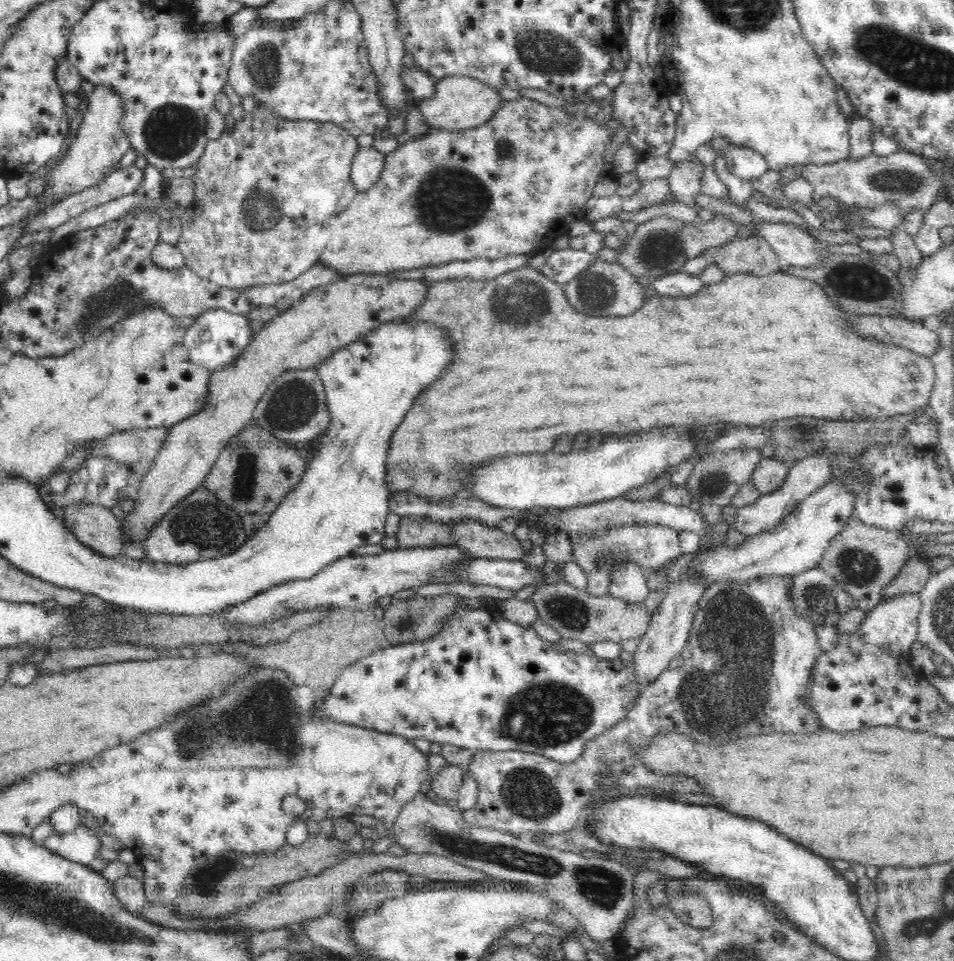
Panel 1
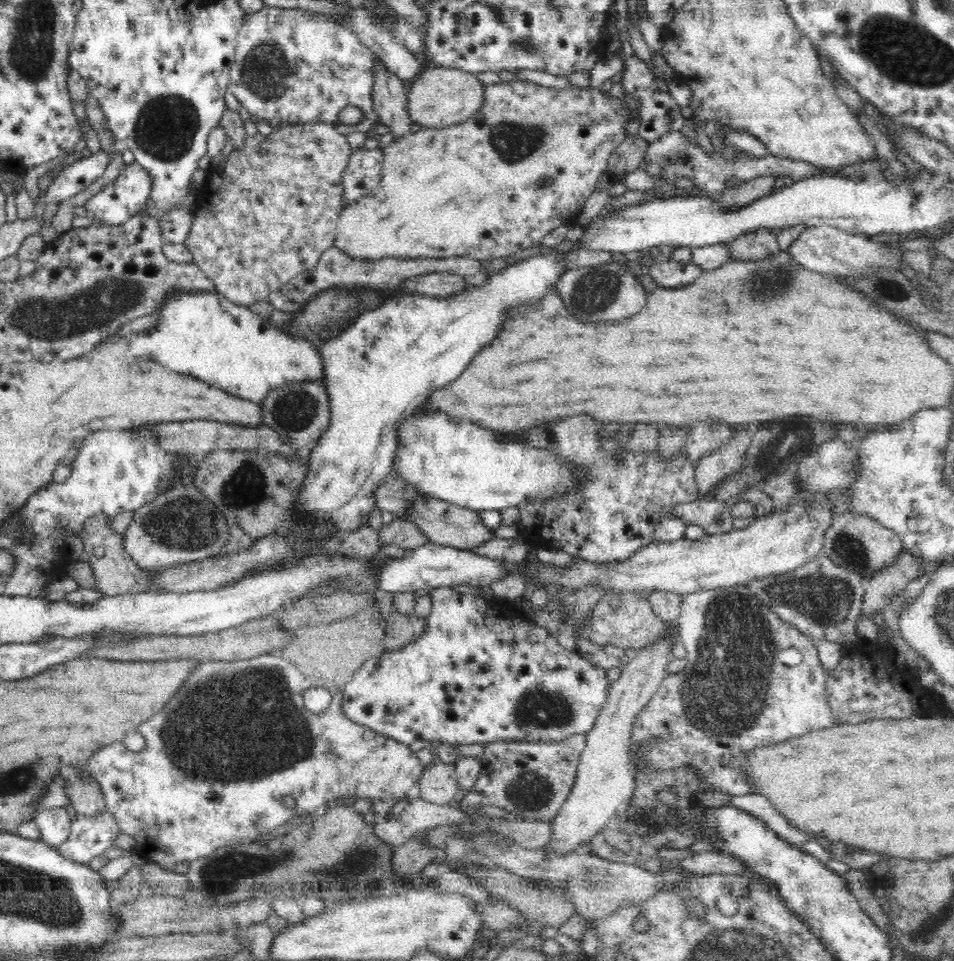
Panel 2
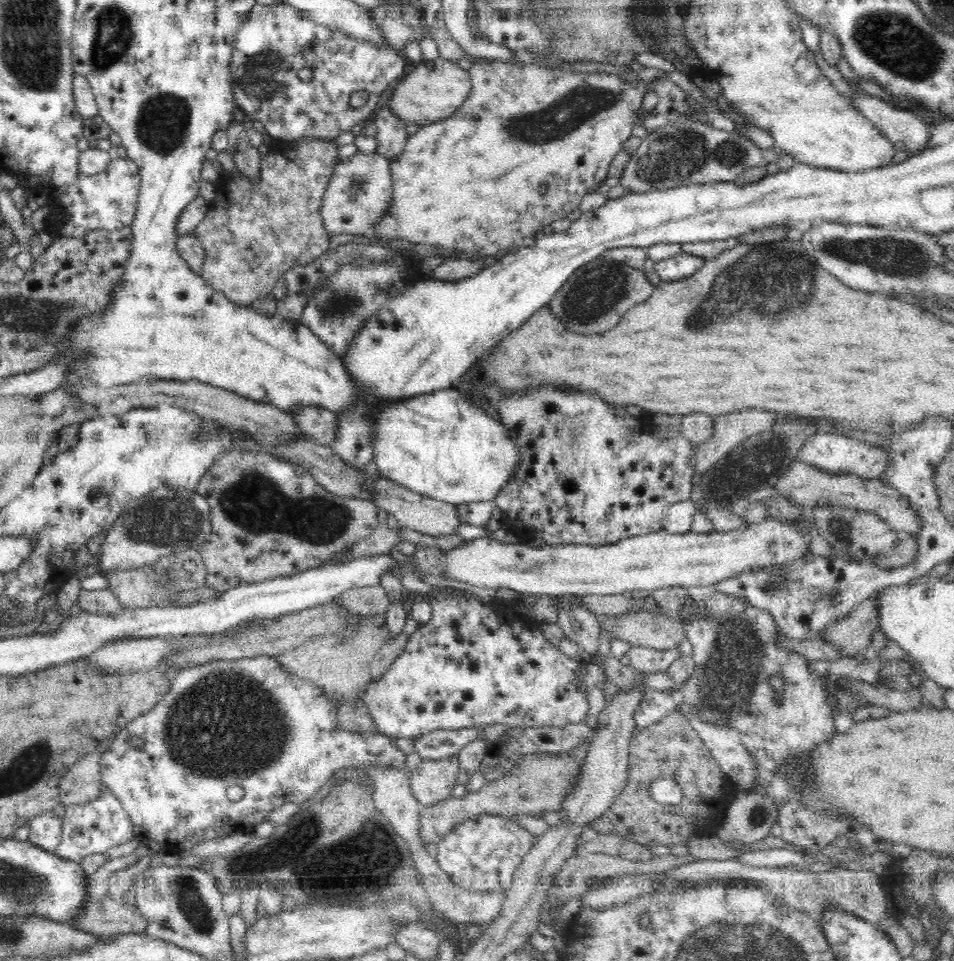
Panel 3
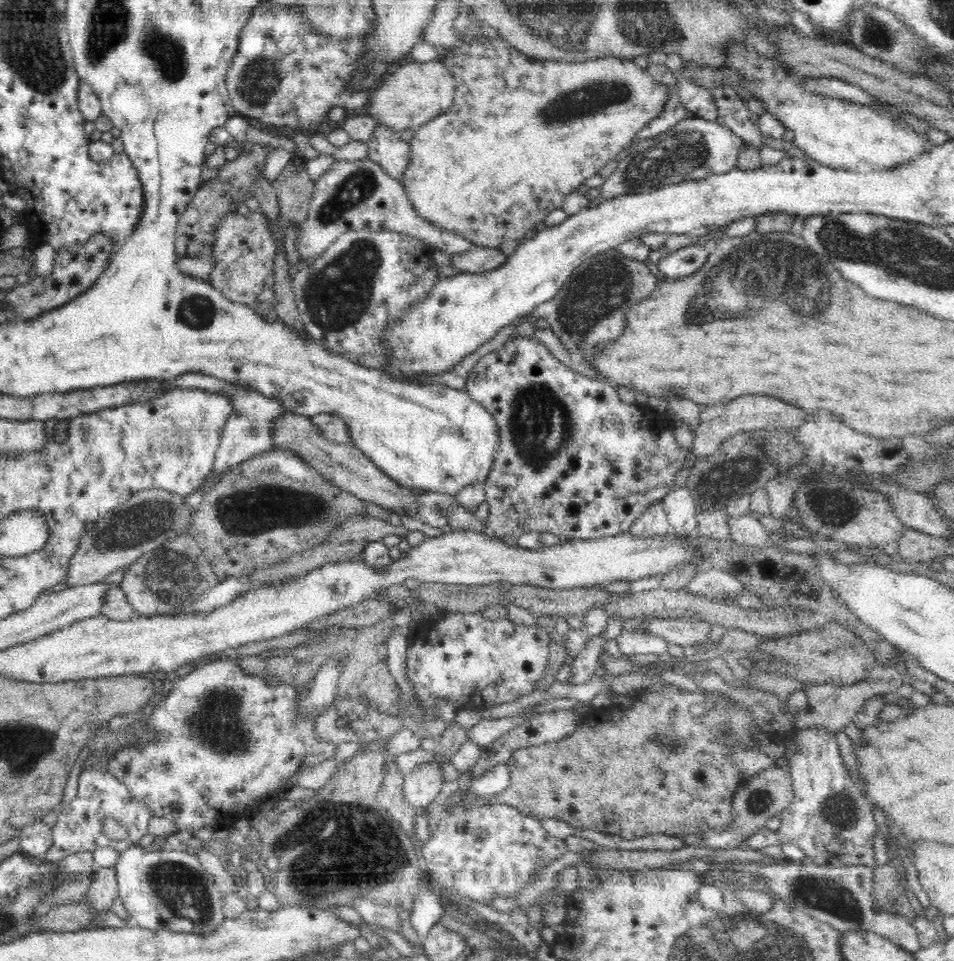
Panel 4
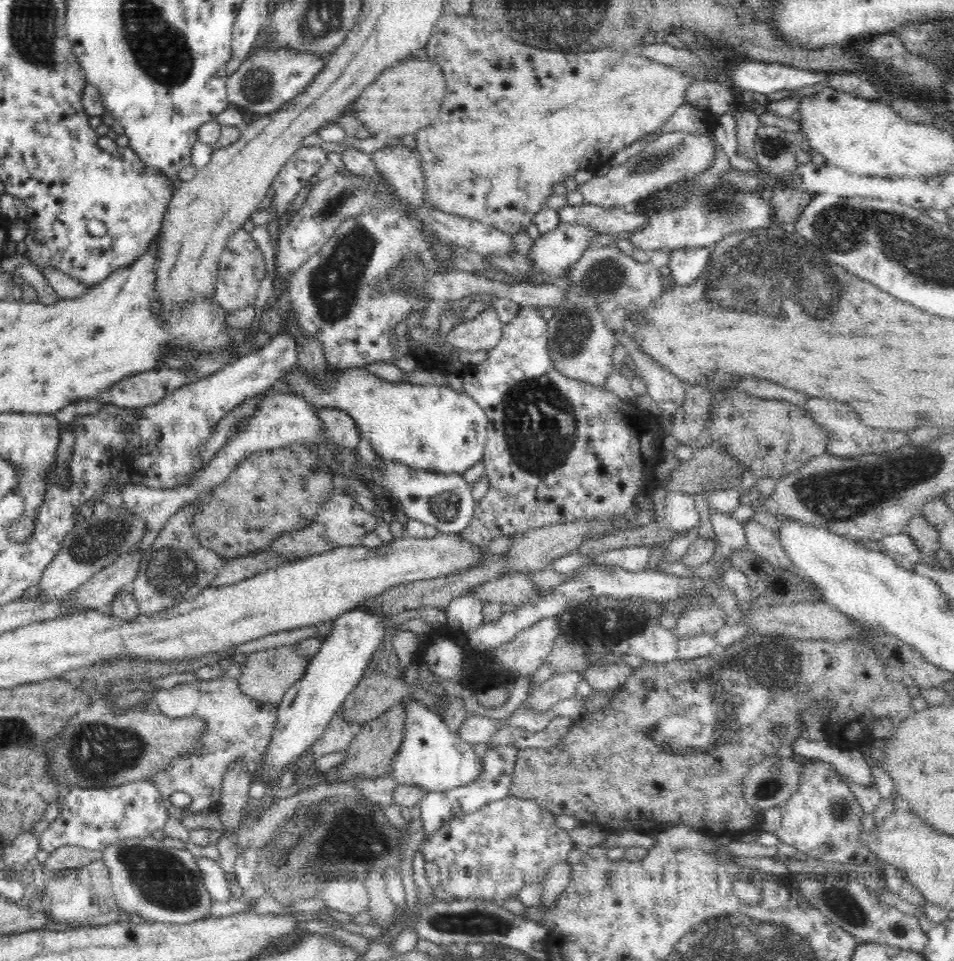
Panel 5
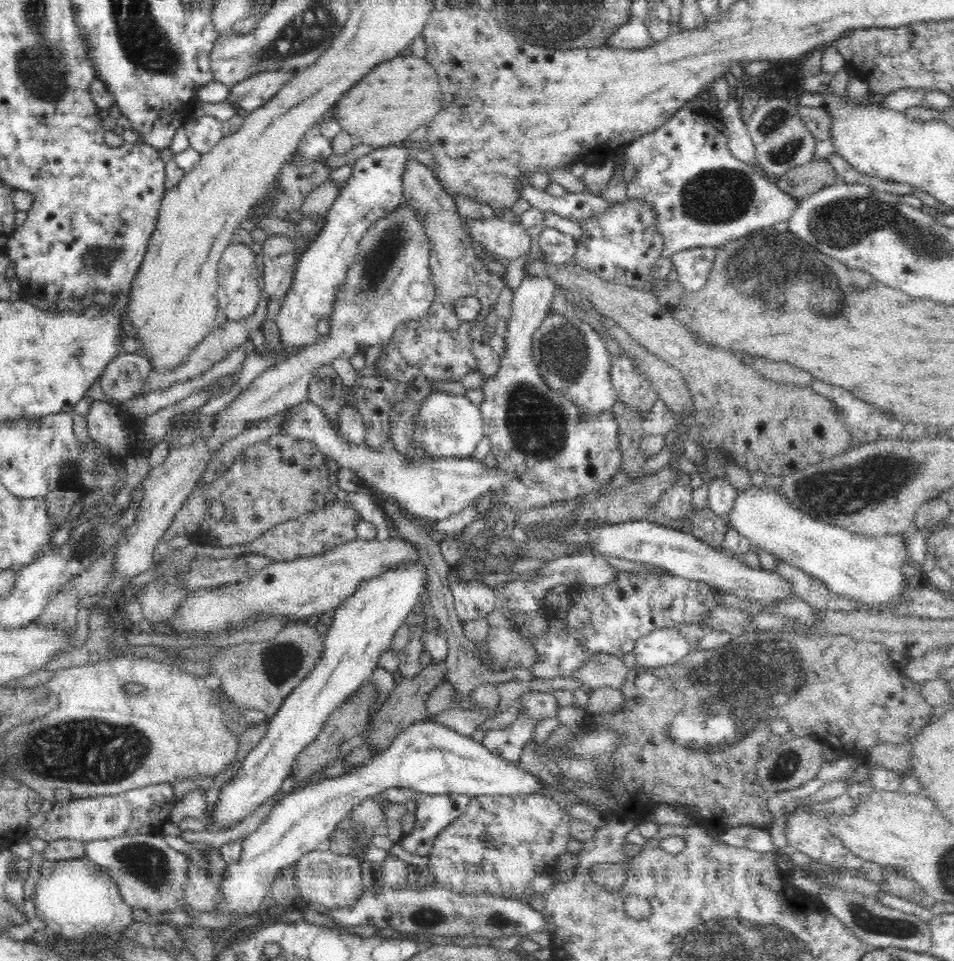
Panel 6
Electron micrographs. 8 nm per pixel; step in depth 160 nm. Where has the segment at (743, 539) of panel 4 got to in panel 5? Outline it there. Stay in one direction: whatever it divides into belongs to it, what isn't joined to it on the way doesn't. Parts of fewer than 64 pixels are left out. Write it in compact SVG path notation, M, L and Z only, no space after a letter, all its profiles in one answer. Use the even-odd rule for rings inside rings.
M752 519L744 522L744 529L746 529L746 541L748 541L747 548L763 556L772 566L794 572L792 561L774 532Z

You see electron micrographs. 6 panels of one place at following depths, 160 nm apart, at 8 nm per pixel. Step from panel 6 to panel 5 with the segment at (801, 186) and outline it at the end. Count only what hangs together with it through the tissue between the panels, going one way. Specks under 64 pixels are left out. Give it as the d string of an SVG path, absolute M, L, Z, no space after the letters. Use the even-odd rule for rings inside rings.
M784 186L784 188L775 189L771 198L772 207L774 207L772 224L794 224L812 197L812 193L804 191L799 186Z

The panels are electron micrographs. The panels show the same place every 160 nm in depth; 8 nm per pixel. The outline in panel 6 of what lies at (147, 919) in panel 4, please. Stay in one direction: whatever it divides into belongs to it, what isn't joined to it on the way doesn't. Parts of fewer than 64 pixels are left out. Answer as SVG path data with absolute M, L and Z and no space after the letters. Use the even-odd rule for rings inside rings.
M135 834L134 836L119 836L114 838L107 838L107 839L98 839L95 841L88 841L84 843L85 848L85 857L89 858L89 860L93 864L98 864L100 866L103 866L106 868L111 878L113 879L113 882L116 883L116 886L118 887L118 890L120 891L120 896L122 897L122 900L130 905L132 908L143 908L144 910L147 910L150 913L166 913L171 911L183 911L181 909L182 904L187 904L185 902L185 884L186 881L188 881L188 863L187 858L184 856L184 853L178 852L178 850L174 850L174 848L170 847L168 843L164 840L164 837L162 837L161 834L158 835L152 835L152 834Z

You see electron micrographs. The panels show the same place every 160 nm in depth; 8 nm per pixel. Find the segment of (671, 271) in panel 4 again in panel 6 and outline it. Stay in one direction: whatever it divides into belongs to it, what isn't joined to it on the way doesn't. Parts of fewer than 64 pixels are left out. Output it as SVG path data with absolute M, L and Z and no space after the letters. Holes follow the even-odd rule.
M708 246L692 247L671 257L678 273L678 280L684 285L685 291L696 292L706 286L717 250L716 247Z

